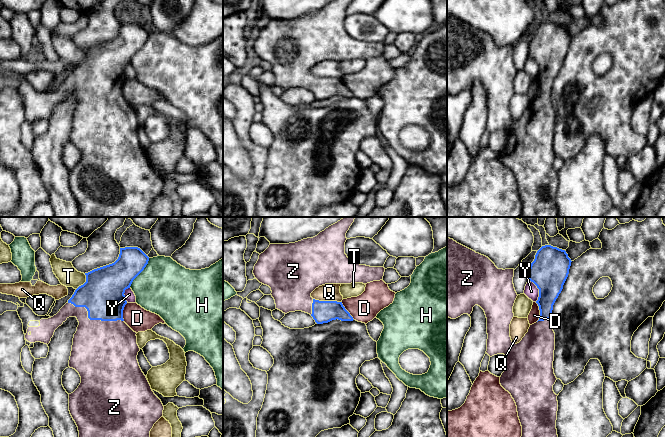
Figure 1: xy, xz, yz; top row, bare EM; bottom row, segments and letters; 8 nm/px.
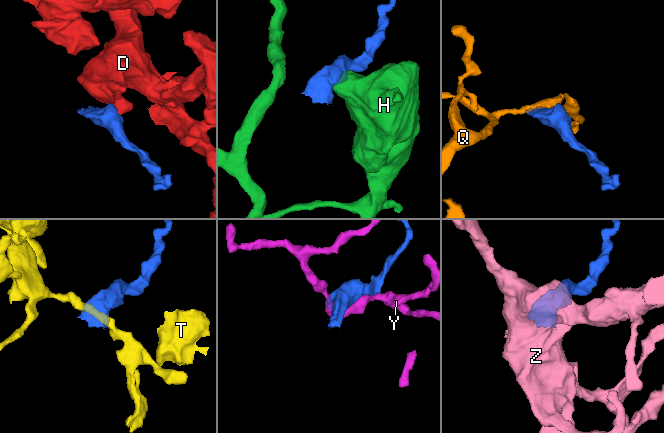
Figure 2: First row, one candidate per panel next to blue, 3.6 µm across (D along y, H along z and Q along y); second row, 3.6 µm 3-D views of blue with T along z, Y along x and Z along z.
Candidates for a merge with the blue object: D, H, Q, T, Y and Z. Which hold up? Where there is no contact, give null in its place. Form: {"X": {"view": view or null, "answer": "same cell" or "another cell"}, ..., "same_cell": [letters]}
{"D": {"view": "yz", "answer": "another cell"}, "H": {"view": "xy", "answer": "another cell"}, "Q": {"view": "xz", "answer": "another cell"}, "T": {"view": "xy", "answer": "another cell"}, "Y": {"view": "yz", "answer": "another cell"}, "Z": {"view": "xy", "answer": "same cell"}, "same_cell": ["Z"]}

